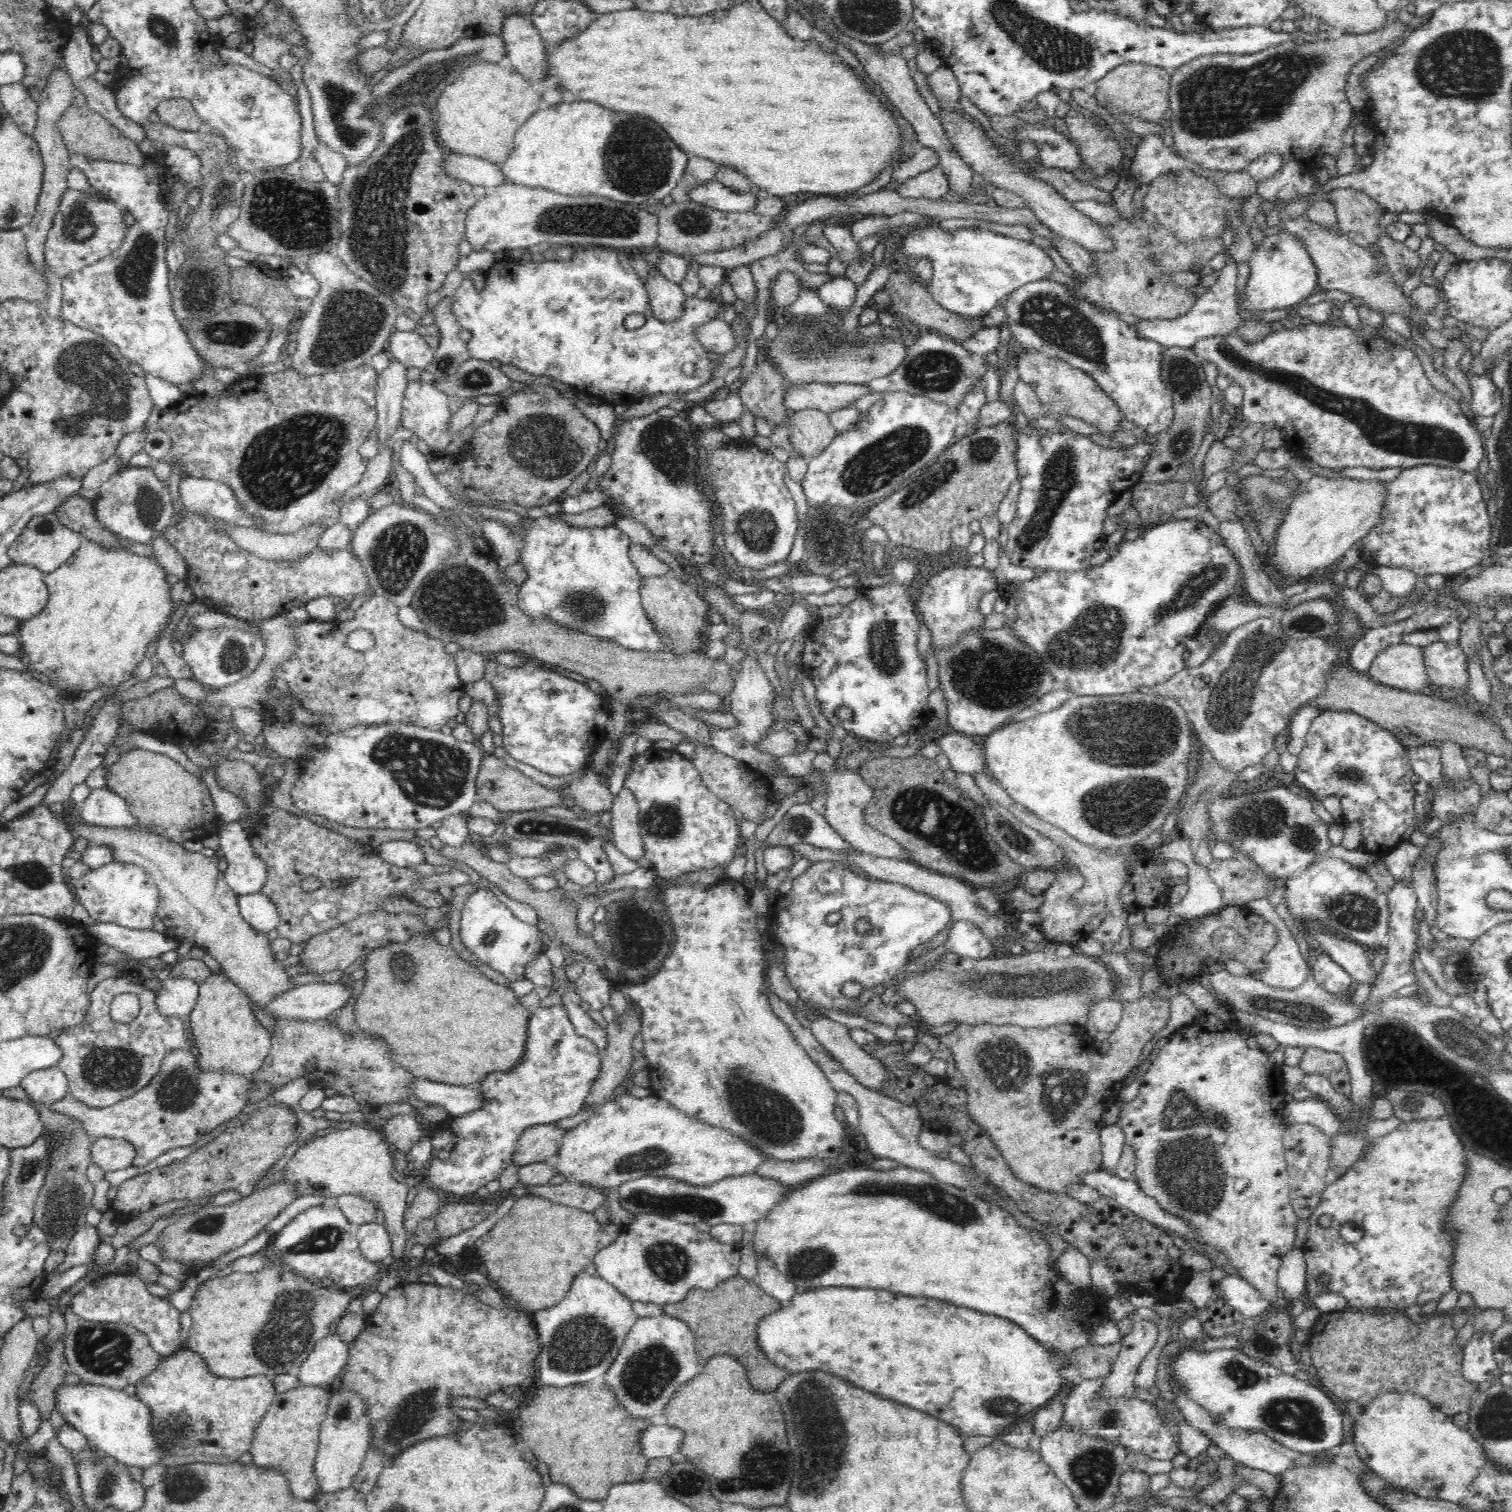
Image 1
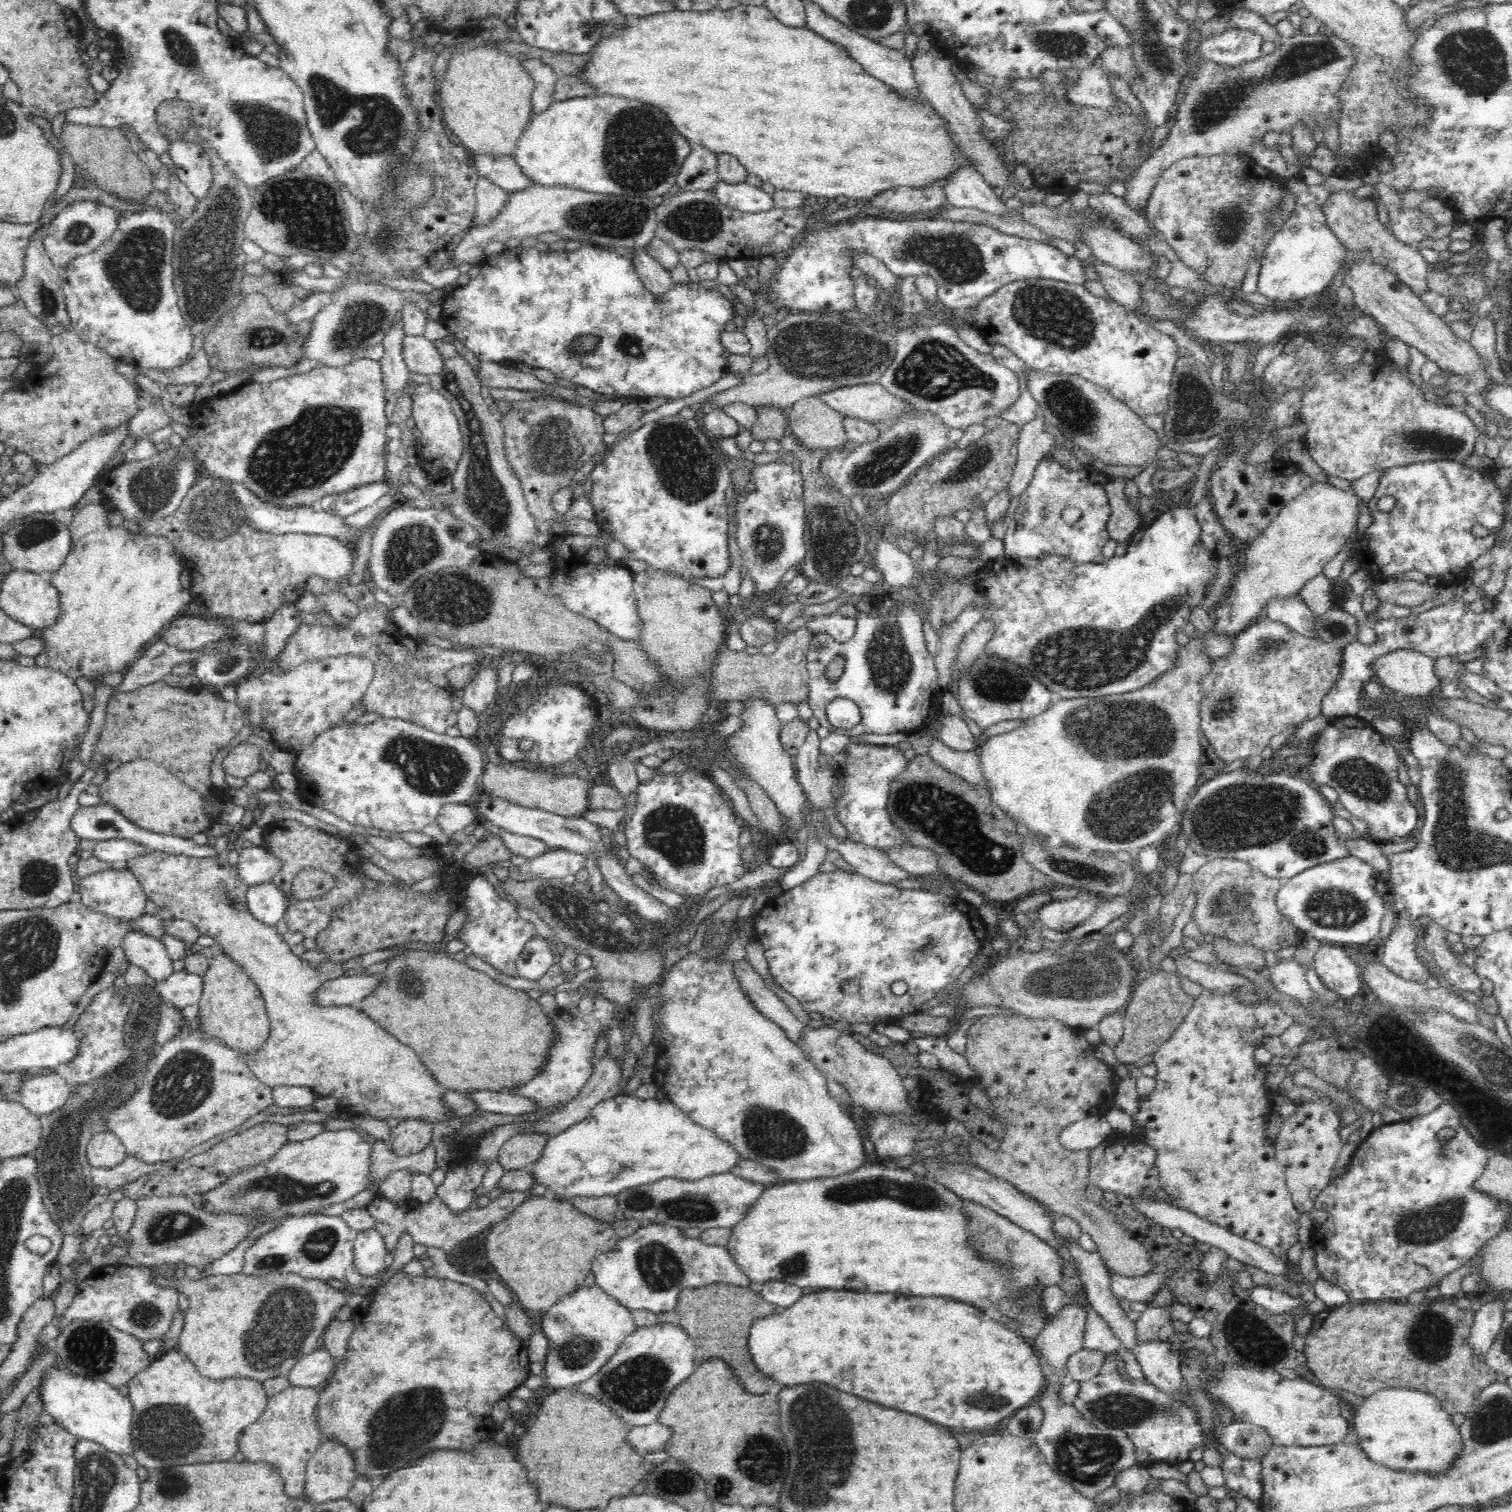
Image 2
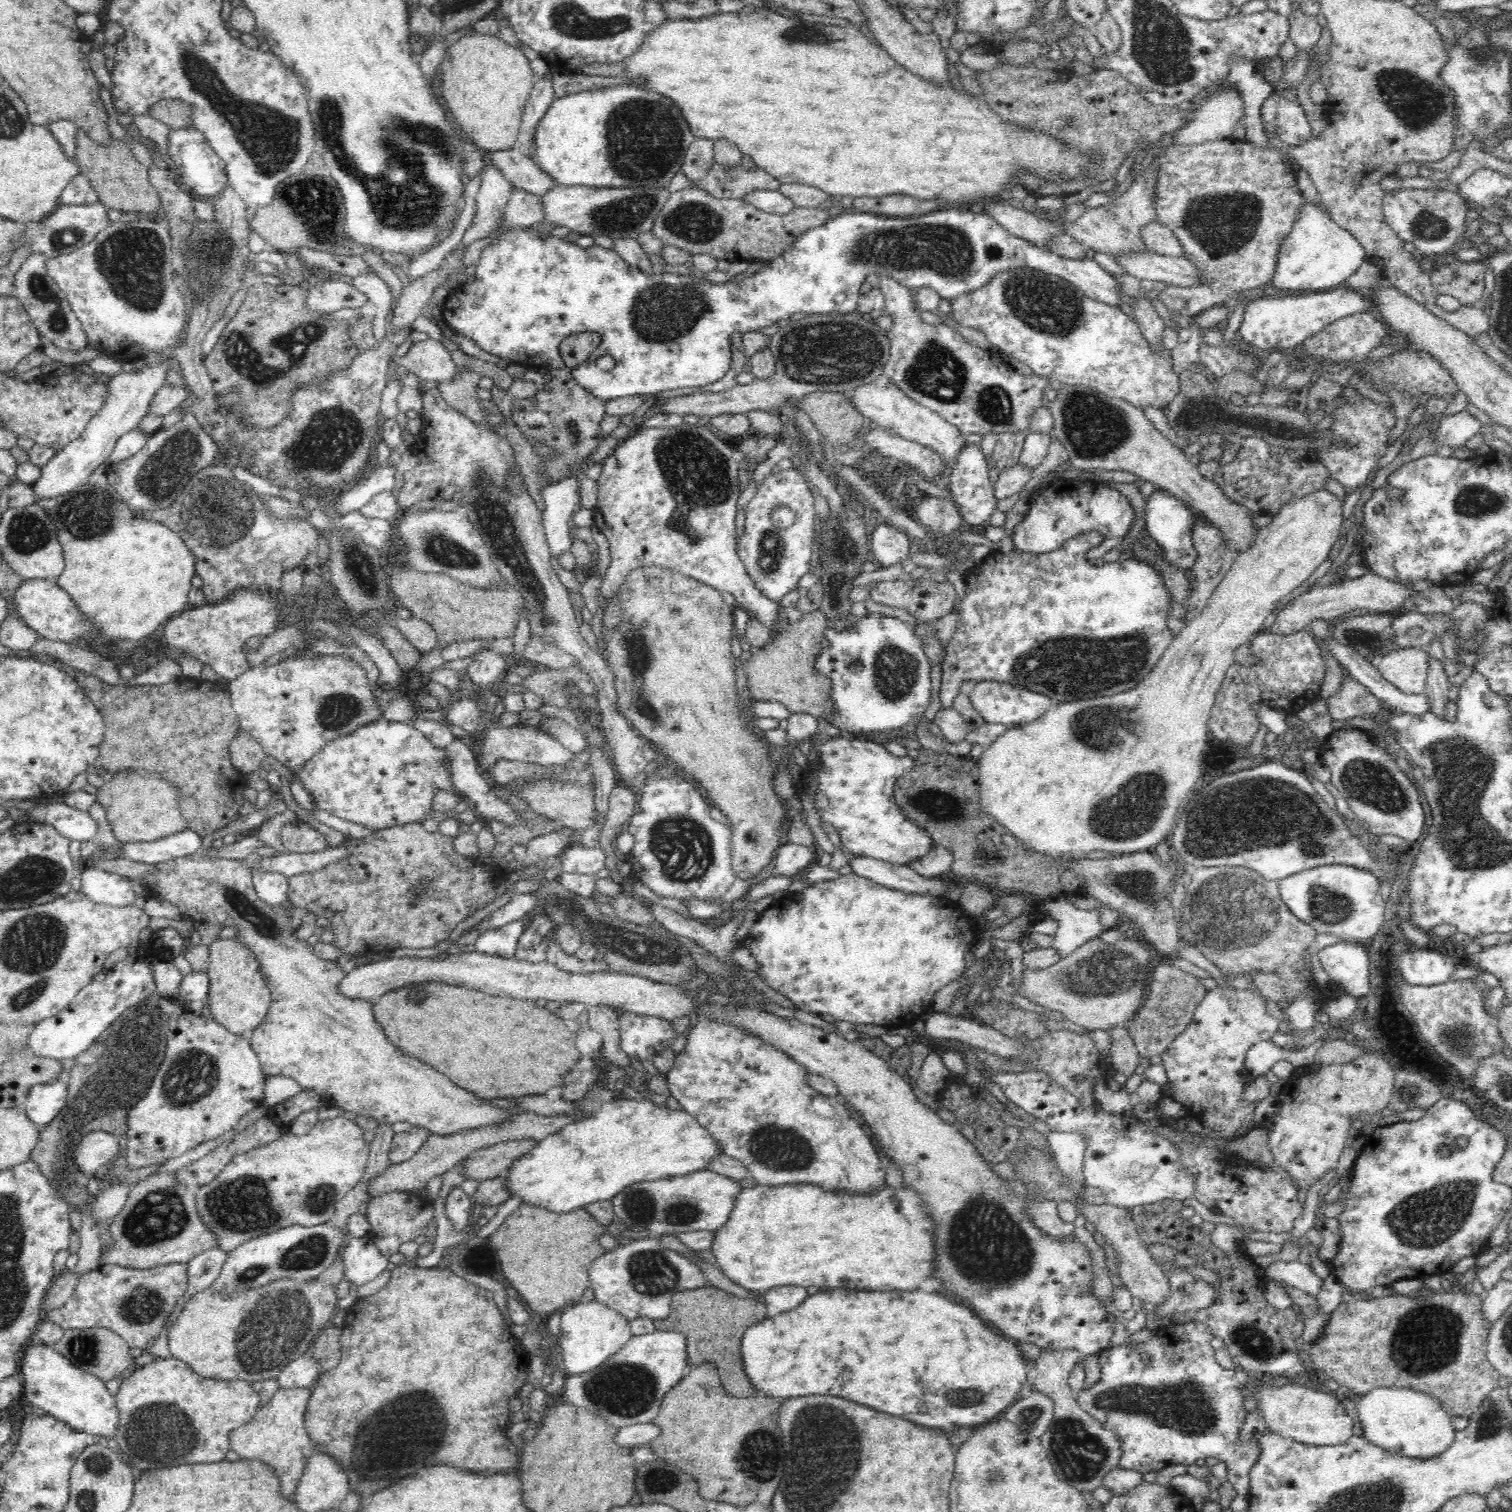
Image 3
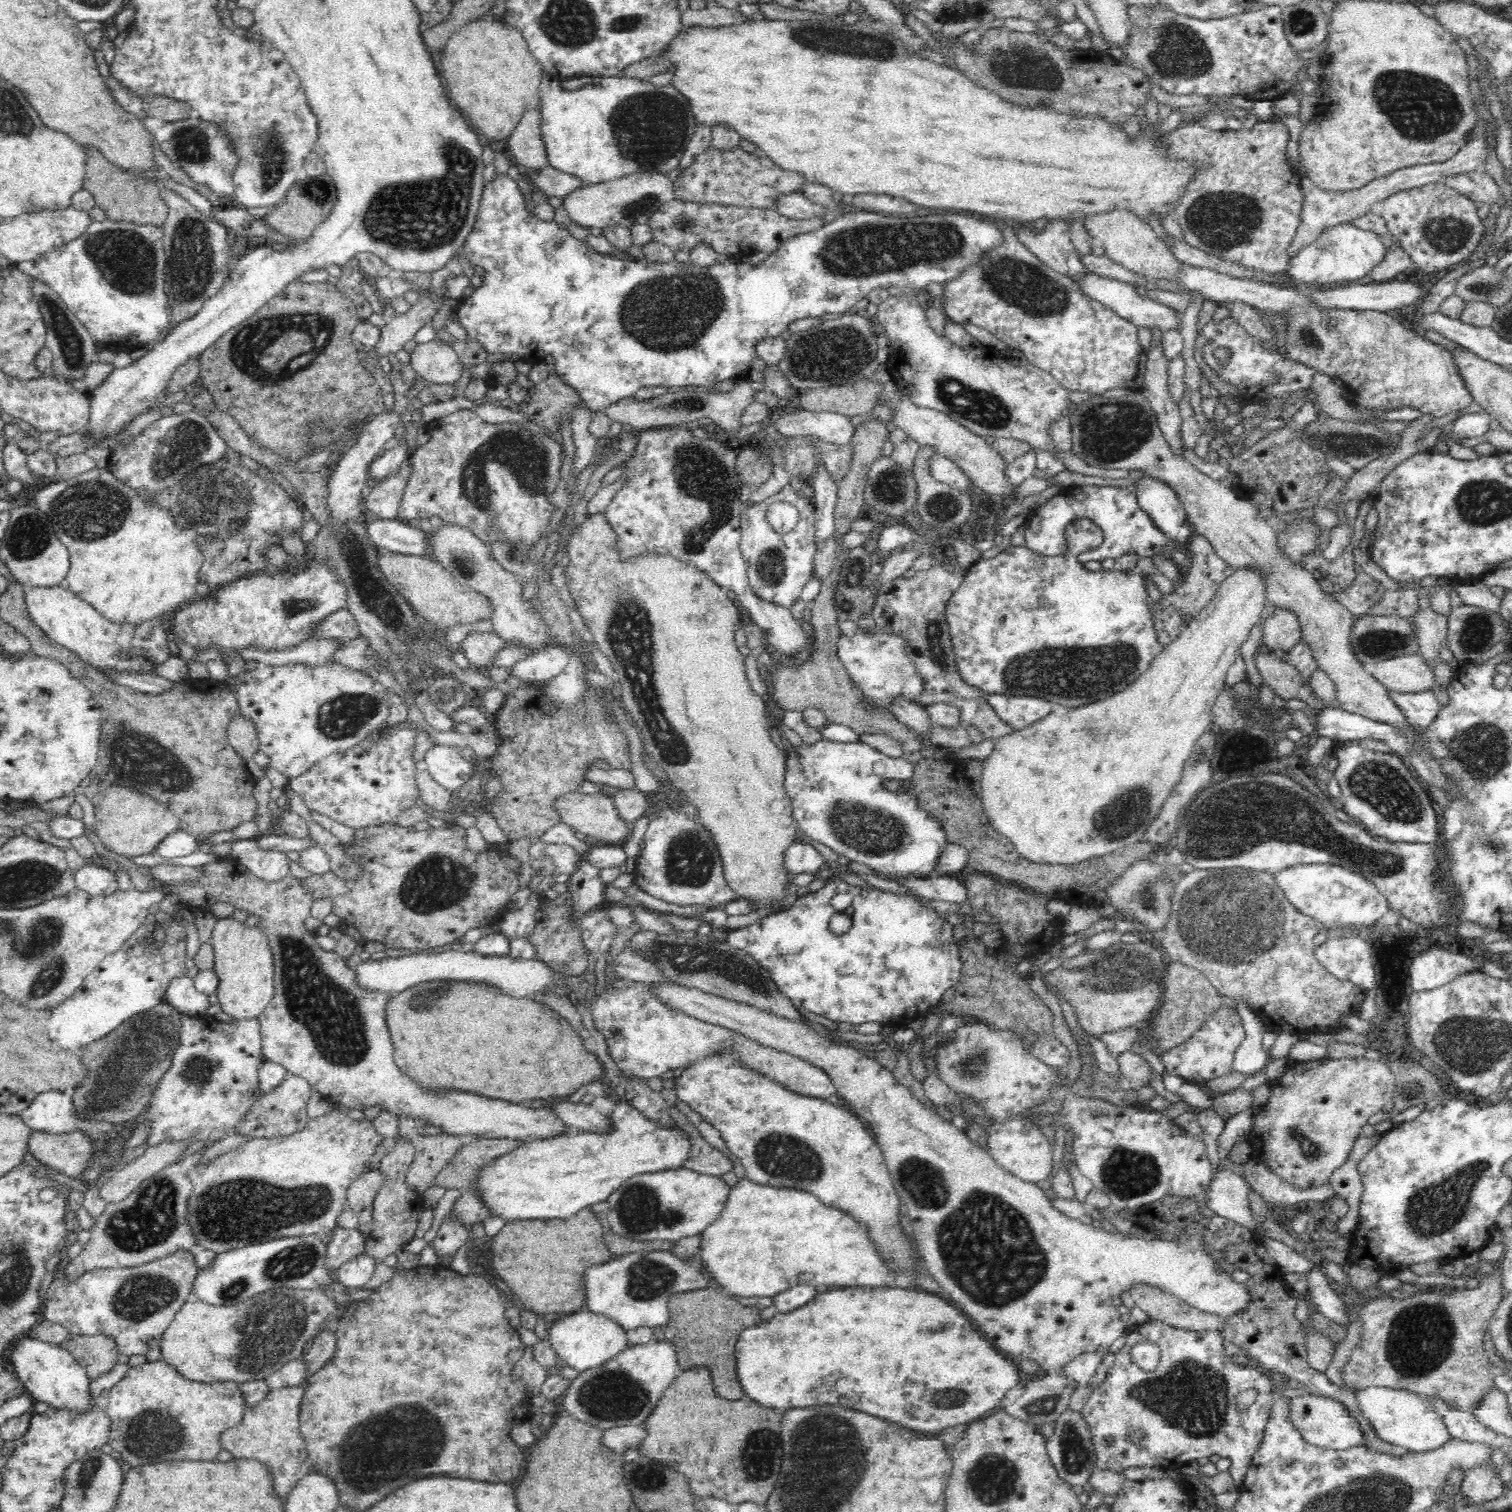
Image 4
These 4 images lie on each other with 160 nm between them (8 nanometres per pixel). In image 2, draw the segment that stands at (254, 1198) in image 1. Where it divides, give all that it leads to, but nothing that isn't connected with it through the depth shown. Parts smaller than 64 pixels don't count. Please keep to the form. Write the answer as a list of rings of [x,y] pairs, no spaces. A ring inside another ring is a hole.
[[[150,1195],[140,1197],[135,1202],[137,1211],[125,1245],[128,1256],[145,1267],[171,1269],[177,1265],[208,1266],[234,1249],[254,1230],[241,1216],[204,1212],[186,1195]]]

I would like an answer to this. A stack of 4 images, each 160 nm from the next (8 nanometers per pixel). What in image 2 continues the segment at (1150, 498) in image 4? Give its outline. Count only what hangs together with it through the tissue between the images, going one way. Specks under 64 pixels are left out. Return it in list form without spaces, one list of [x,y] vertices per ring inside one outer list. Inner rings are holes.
[[[1176,505],[1167,509],[1166,512],[1160,513],[1160,516],[1143,532],[1143,536],[1138,543],[1130,542],[1127,554],[1124,557],[1114,555],[1100,564],[1093,564],[1071,560],[1059,553],[1053,553],[1052,556],[1040,556],[1040,562],[1036,566],[1022,566],[1021,563],[1005,558],[1003,560],[994,560],[994,562],[980,567],[976,571],[974,587],[977,589],[978,594],[986,598],[986,604],[979,606],[979,608],[983,609],[981,613],[984,620],[994,622],[994,636],[990,638],[982,653],[1015,664],[1022,670],[1028,670],[1030,676],[1034,676],[1051,694],[1052,692],[1058,694],[1060,699],[1101,698],[1107,695],[1120,695],[1133,692],[1137,688],[1150,684],[1174,664],[1180,648],[1175,639],[1176,634],[1182,631],[1184,626],[1190,622],[1189,606],[1202,603],[1206,589],[1216,580],[1218,562],[1212,561],[1208,553],[1206,553],[1206,549],[1202,547],[1199,539],[1200,531],[1201,528],[1193,509]]]

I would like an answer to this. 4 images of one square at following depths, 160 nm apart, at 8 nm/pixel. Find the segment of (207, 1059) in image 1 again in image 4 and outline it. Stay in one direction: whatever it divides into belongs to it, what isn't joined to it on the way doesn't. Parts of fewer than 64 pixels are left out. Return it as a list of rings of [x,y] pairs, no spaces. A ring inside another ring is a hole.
[[[217,918],[211,943],[215,951],[215,968],[220,977],[218,1002],[232,1020],[257,1017],[272,1000],[275,993],[275,961],[267,930],[259,924],[246,926],[244,920]]]

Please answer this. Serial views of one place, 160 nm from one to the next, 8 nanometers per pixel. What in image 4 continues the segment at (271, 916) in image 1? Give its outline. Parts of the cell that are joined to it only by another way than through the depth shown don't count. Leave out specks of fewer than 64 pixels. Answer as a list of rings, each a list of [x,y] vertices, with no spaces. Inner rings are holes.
[[[256,838],[233,840],[231,848],[232,853],[230,856],[232,858],[238,859],[245,867],[248,867],[248,870],[265,881],[278,880],[291,874],[288,854],[280,851],[280,849],[264,848],[256,841]]]

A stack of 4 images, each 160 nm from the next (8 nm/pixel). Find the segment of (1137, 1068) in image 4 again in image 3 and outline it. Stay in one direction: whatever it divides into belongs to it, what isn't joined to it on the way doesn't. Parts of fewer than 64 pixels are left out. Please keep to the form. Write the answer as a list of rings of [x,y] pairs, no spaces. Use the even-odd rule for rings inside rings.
[[[1118,1028],[1108,1031],[1112,1037],[1112,1046],[1110,1048],[1109,1060],[1115,1066],[1118,1072],[1124,1076],[1132,1076],[1138,1068],[1141,1060],[1141,1054],[1138,1052],[1135,1042],[1129,1037],[1127,1028]]]

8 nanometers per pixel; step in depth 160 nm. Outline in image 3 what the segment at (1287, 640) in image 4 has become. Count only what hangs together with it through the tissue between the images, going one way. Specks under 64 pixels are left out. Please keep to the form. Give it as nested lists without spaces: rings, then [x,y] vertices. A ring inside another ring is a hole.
[[[1368,570],[1357,578],[1346,578],[1341,582],[1332,582],[1327,586],[1312,587],[1309,591],[1291,600],[1276,616],[1276,620],[1268,631],[1278,636],[1288,636],[1309,628],[1310,622],[1317,618],[1326,621],[1341,617],[1345,612],[1362,609],[1366,613],[1396,613],[1403,606],[1406,598],[1414,591],[1406,584],[1388,580],[1379,574]]]

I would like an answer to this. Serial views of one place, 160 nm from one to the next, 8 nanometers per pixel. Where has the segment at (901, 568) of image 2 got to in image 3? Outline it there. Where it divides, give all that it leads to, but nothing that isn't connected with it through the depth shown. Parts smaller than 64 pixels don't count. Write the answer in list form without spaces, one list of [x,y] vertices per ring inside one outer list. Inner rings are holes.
[[[881,522],[878,525],[870,537],[870,548],[871,553],[876,558],[876,564],[884,568],[884,571],[887,572],[890,567],[903,562],[910,552],[912,538],[910,538],[904,531],[887,525],[885,522]]]

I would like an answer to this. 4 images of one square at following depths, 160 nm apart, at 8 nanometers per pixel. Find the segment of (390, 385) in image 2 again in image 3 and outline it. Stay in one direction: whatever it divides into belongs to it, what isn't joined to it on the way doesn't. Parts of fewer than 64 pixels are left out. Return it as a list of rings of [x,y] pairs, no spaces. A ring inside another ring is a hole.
[[[458,245],[448,252],[440,266],[424,276],[412,281],[408,286],[403,286],[399,292],[392,310],[392,320],[389,324],[394,331],[396,328],[407,327],[420,316],[420,312],[432,299],[432,293],[456,268],[461,259],[461,252],[465,247]]]

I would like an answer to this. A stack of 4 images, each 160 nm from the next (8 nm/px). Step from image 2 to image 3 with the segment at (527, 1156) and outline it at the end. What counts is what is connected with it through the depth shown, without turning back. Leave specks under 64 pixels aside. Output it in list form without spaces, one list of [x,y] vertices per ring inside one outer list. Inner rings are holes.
[[[531,1138],[512,1139],[475,1150],[462,1162],[462,1174],[466,1180],[487,1181],[505,1175],[510,1165],[536,1146]]]

